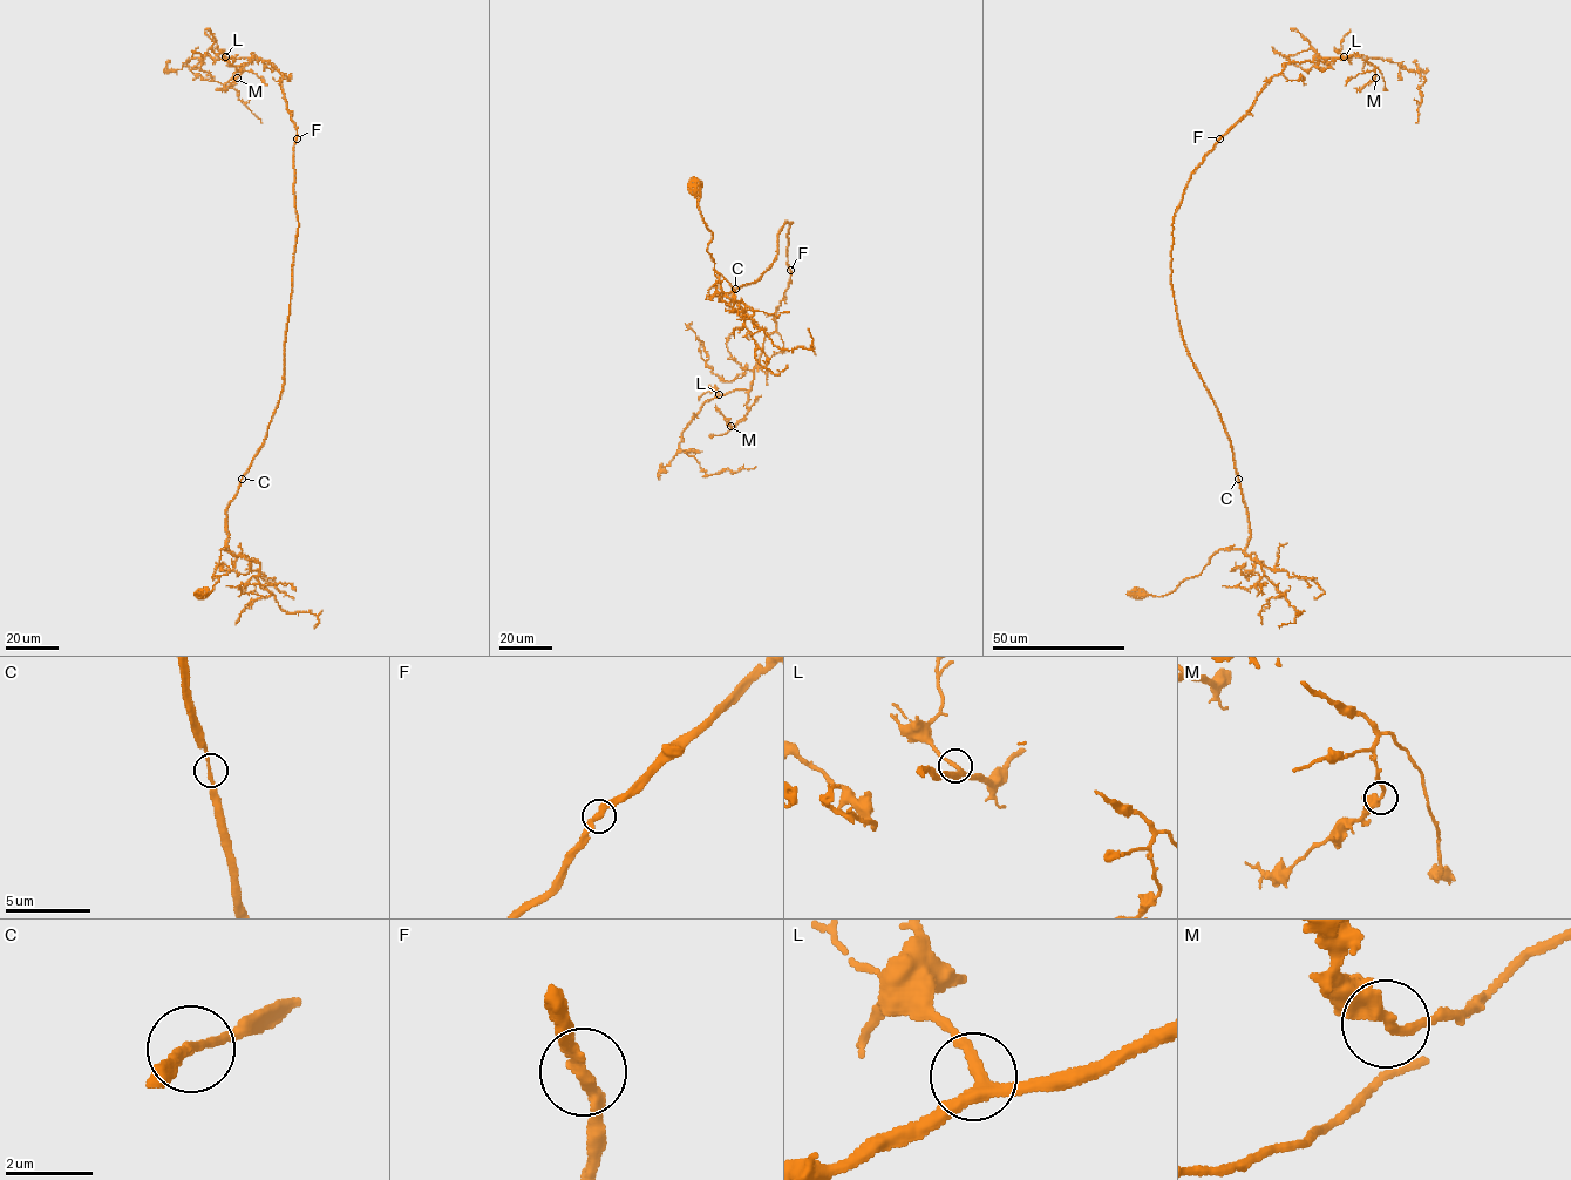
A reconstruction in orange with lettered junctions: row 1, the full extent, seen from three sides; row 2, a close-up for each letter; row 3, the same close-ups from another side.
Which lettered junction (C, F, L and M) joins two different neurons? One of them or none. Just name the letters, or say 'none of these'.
none of these

